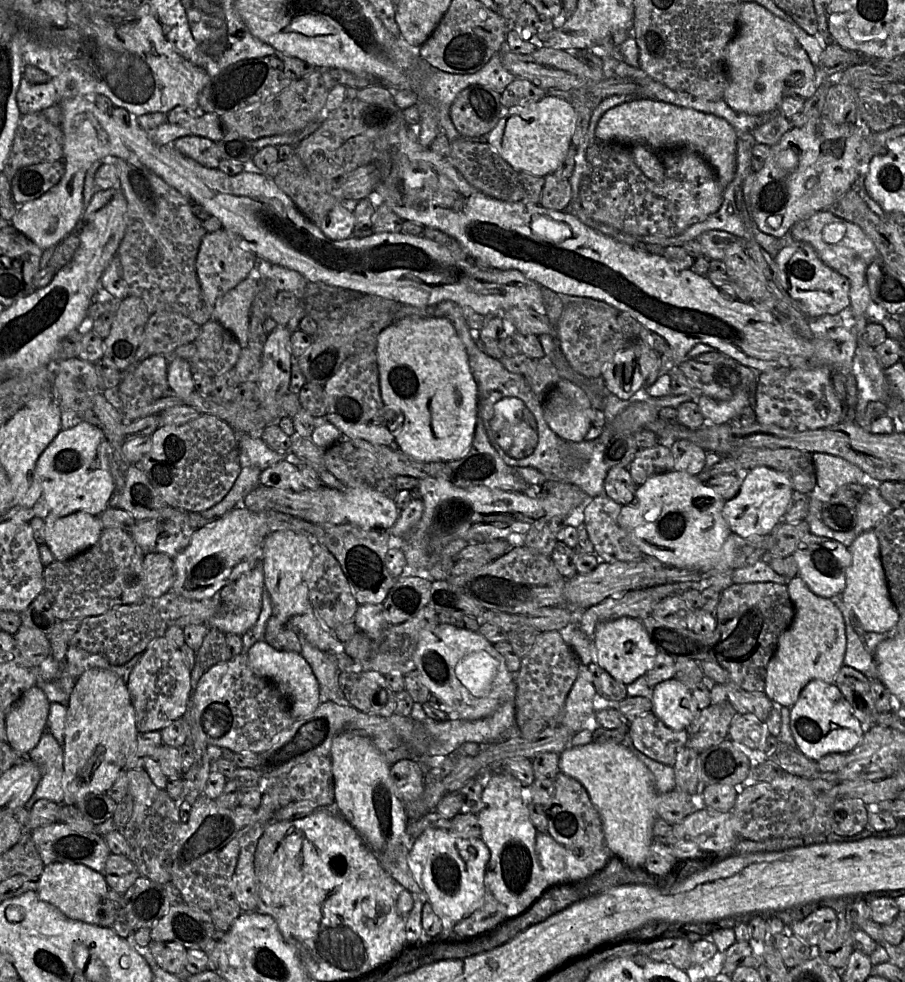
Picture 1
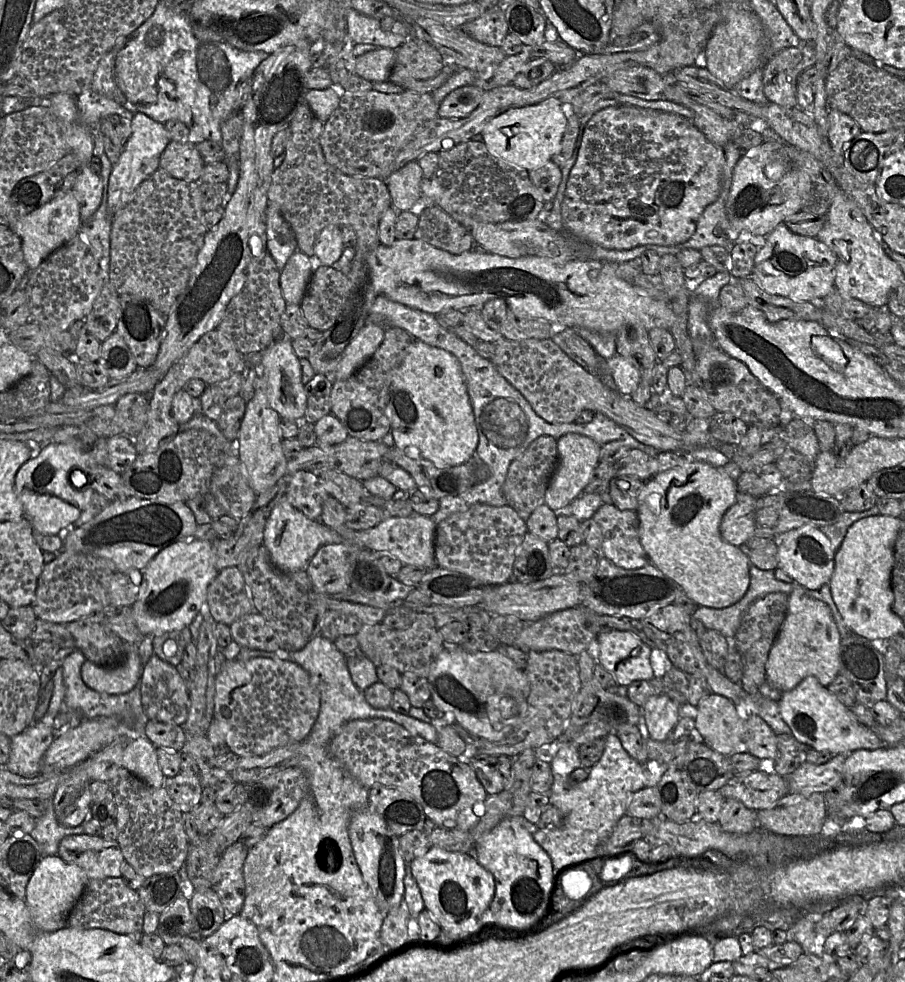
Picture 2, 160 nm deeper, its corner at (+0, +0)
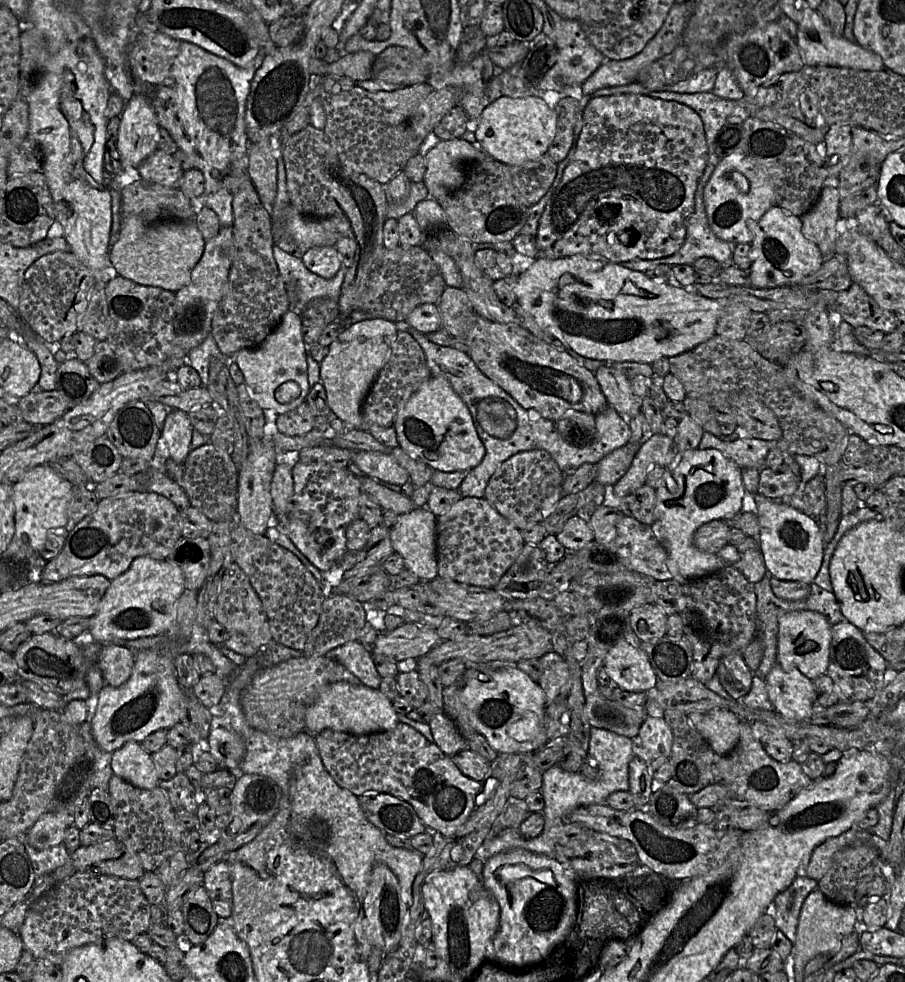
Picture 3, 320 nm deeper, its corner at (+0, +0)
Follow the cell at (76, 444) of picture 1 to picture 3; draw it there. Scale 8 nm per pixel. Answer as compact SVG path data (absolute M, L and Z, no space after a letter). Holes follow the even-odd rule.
M50 465L31 468L12 484L15 534L24 538L30 548L39 553L47 537L65 527L73 485L61 477Z

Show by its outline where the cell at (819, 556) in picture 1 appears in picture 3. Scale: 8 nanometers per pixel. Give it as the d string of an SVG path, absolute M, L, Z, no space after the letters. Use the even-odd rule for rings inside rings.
M759 494L750 498L750 510L757 515L760 527L758 548L764 559L766 574L783 581L811 584L821 567L826 546L818 523L790 505Z

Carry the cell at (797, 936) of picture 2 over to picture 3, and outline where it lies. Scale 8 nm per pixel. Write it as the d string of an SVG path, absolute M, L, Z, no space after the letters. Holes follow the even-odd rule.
M797 876L792 884L779 893L771 904L770 912L775 926L794 943L802 904L806 897L817 889L817 881L806 876Z

